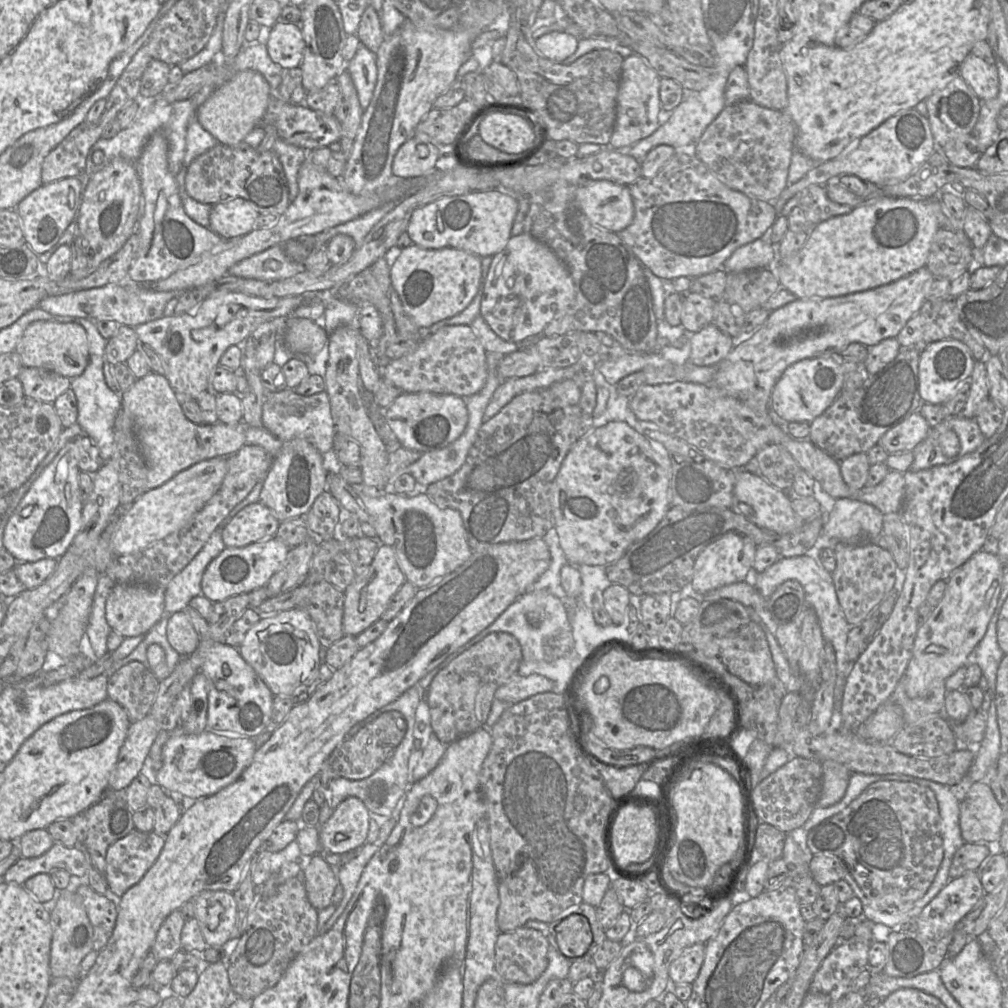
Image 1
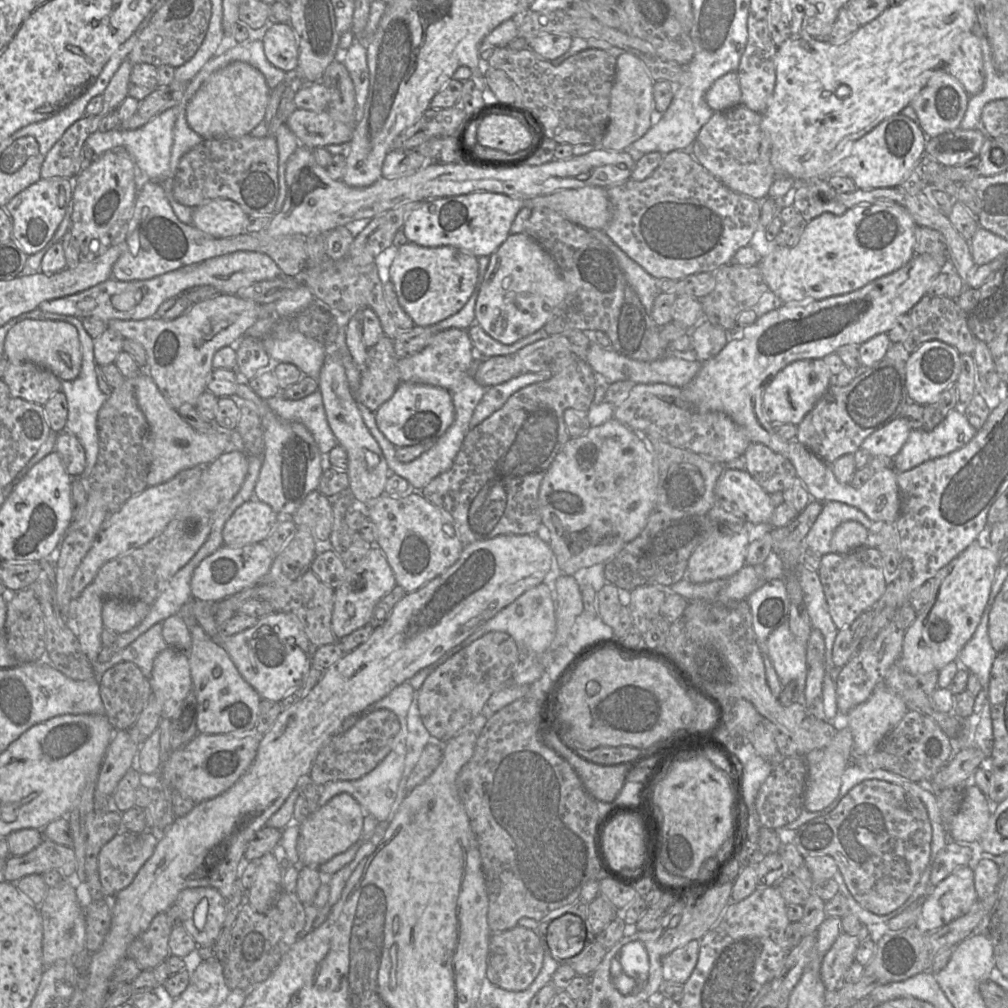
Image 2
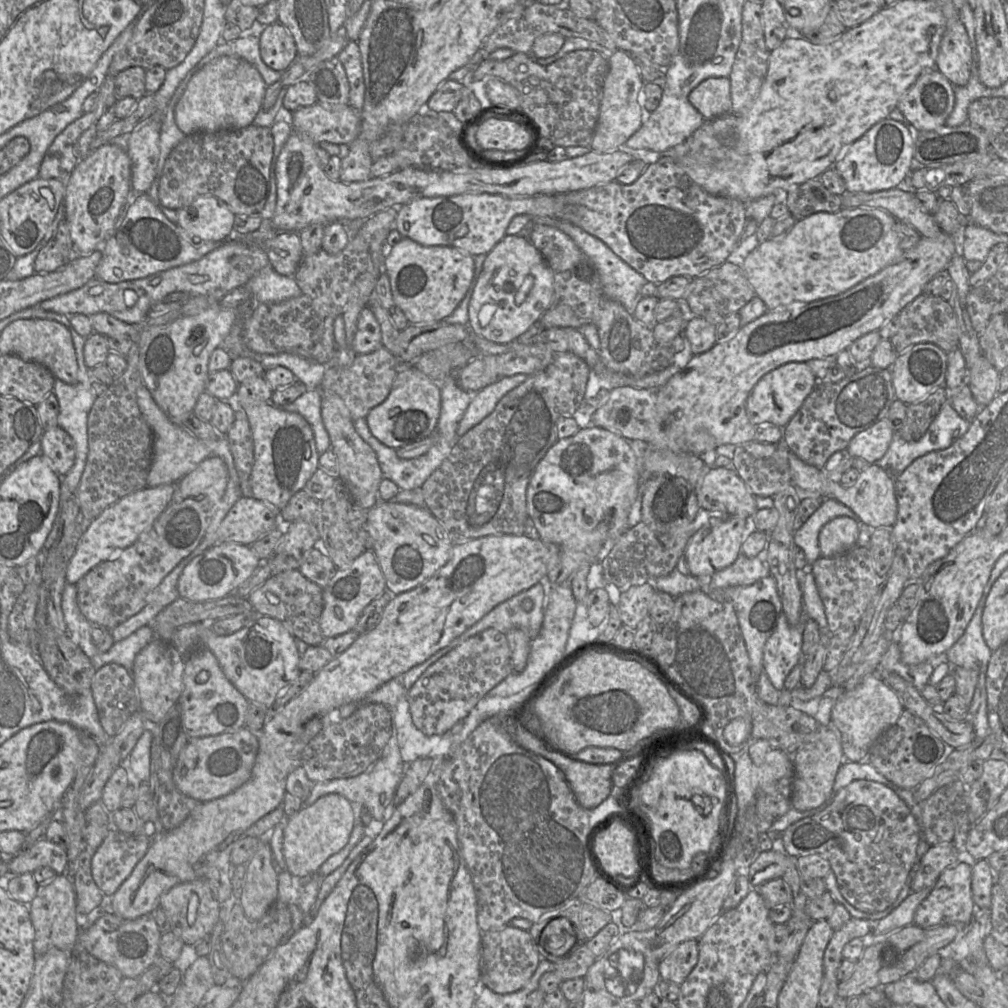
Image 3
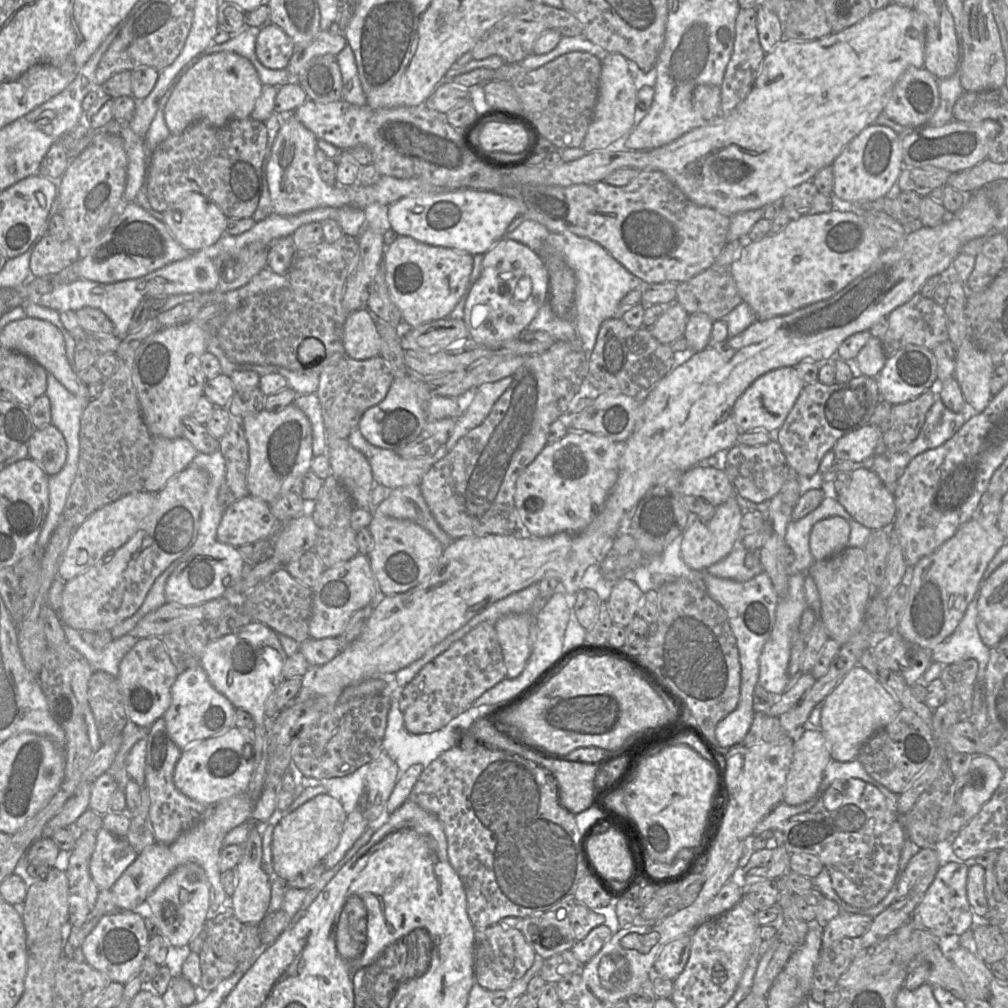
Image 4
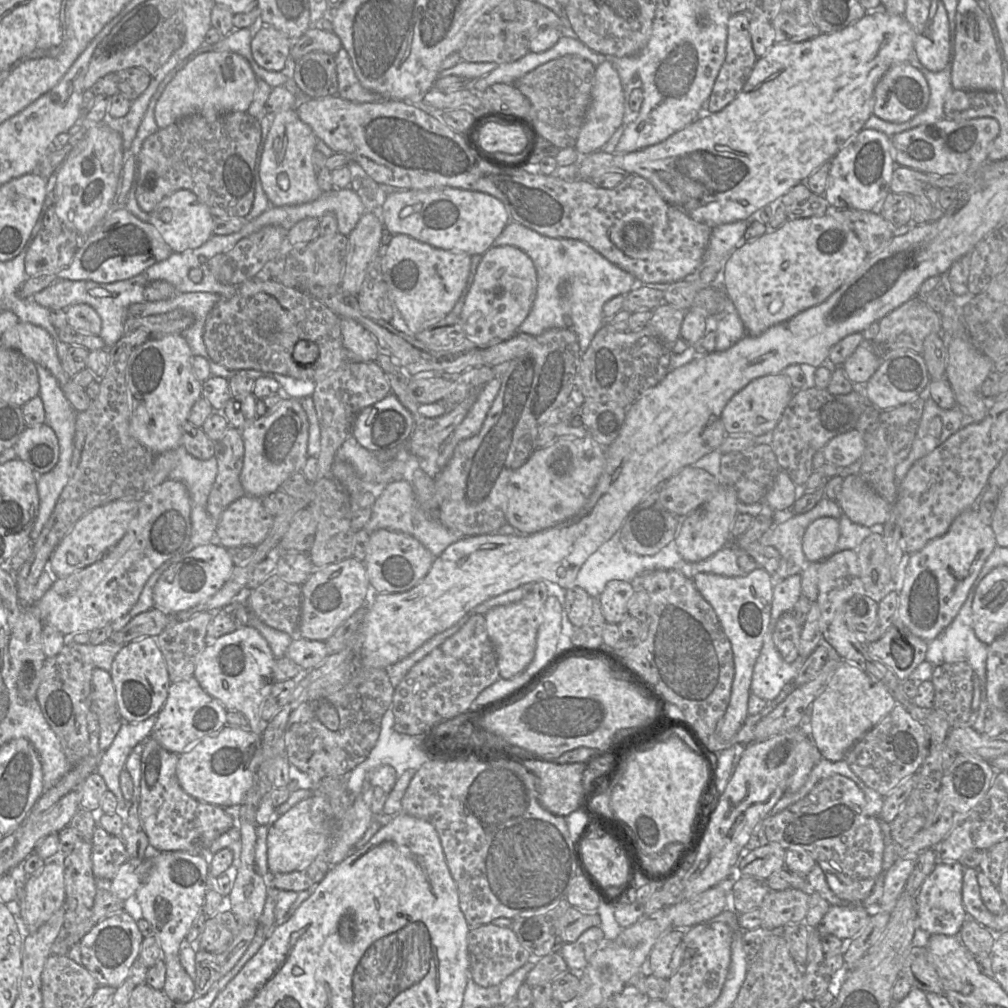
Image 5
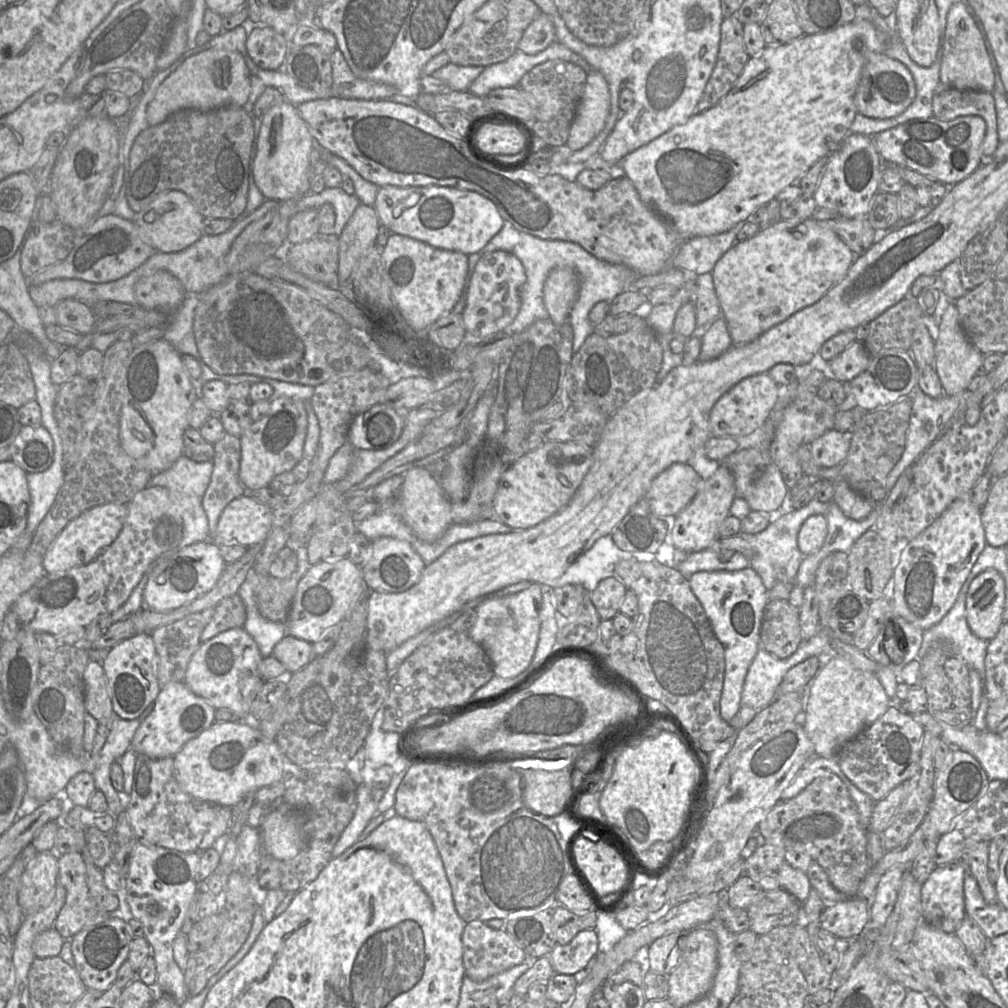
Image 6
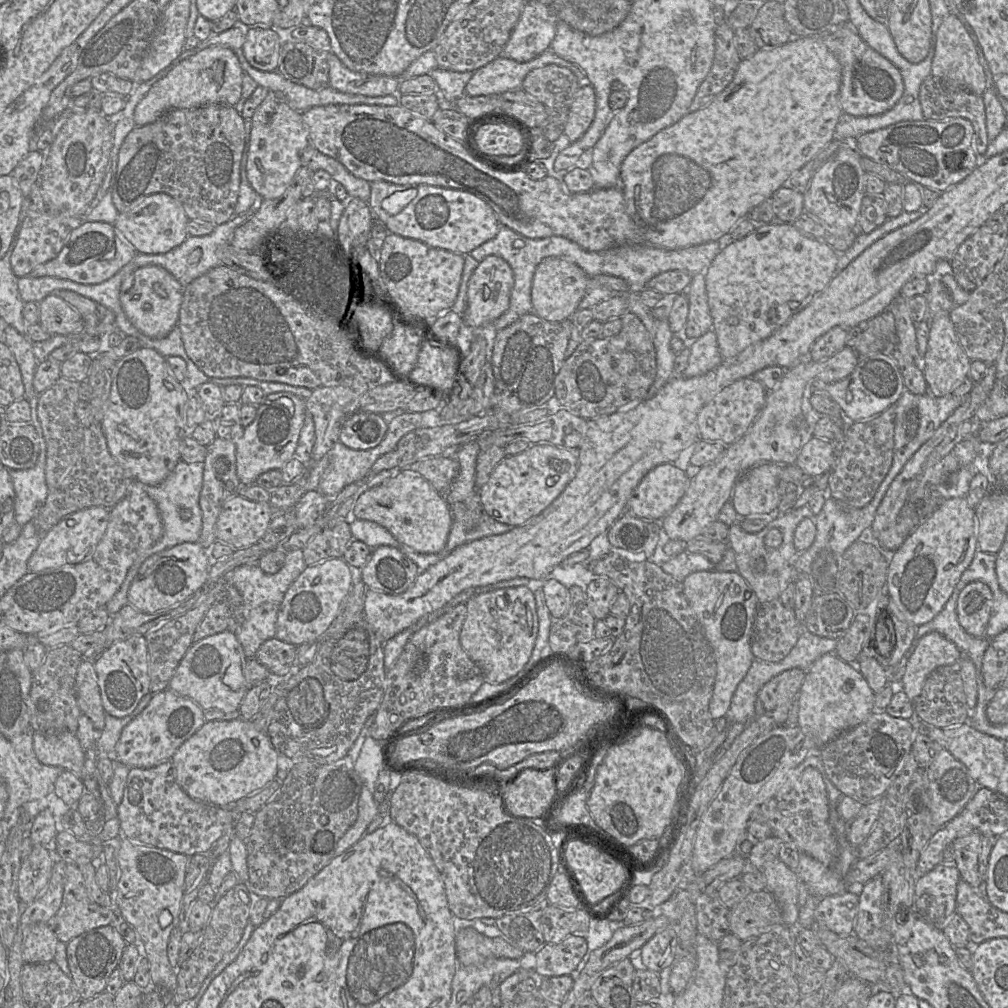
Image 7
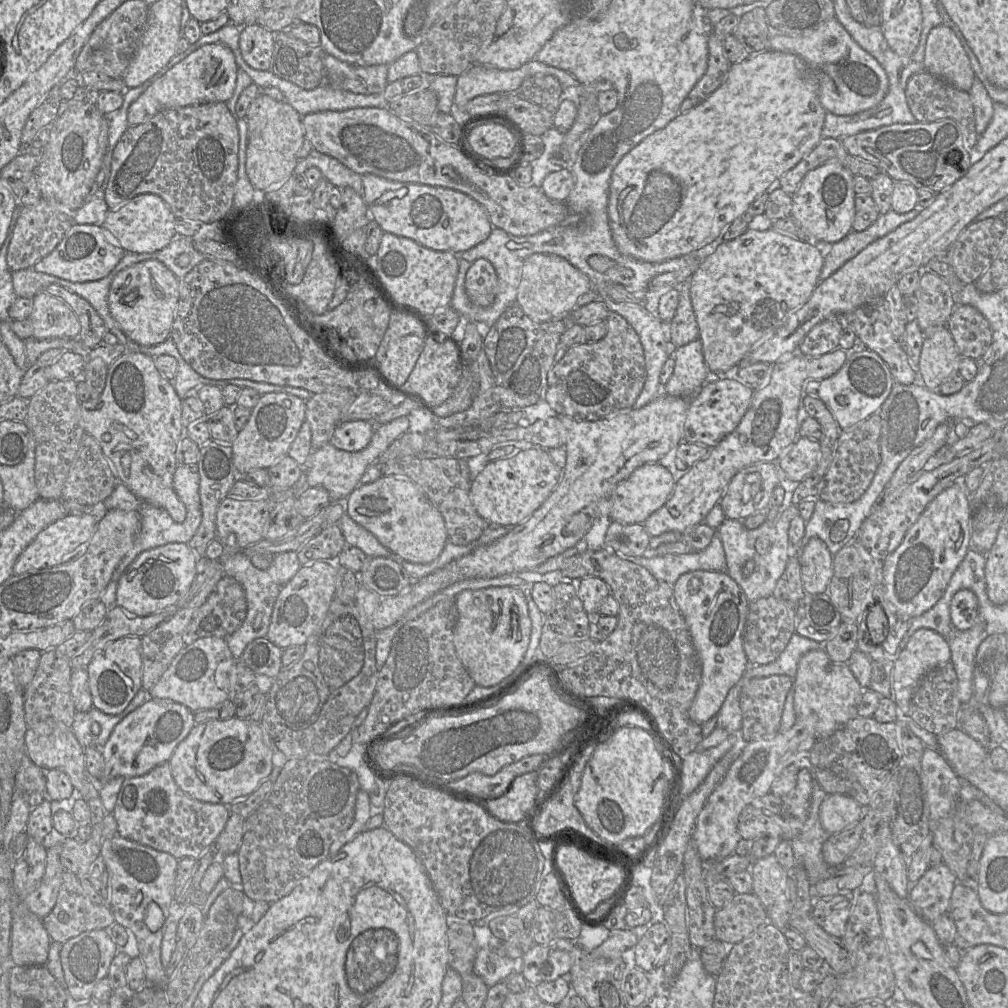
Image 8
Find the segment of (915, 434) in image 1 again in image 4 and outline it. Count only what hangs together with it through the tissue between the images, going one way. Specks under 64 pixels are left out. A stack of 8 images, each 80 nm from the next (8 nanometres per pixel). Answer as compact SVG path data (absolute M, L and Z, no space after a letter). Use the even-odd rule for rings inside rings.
M866 425L854 430L836 441L831 450L836 461L861 462L873 458L877 453L883 454L881 430L873 425Z

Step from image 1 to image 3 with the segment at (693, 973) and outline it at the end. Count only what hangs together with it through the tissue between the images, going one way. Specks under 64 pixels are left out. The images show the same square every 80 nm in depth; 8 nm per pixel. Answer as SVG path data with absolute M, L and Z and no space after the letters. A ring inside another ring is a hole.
M687 940L680 943L659 963L660 979L682 984L698 959L698 941Z

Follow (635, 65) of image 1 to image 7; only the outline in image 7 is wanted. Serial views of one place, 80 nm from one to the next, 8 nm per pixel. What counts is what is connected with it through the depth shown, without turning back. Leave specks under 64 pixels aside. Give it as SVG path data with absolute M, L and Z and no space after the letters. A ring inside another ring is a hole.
M591 84L582 86L571 104L564 134L570 142L580 139L593 122L596 111L596 94Z

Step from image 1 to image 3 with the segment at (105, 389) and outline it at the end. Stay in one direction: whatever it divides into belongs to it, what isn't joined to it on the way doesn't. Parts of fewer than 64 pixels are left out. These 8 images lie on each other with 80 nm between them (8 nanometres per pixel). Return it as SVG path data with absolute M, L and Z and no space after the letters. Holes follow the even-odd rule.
M68 327L72 340L74 349L76 352L76 359L78 364L78 376L76 384L68 384L63 382L60 379L55 379L53 394L58 399L59 402L59 415L58 415L58 426L64 429L73 439L75 444L75 461L72 468L61 477L61 486L60 486L60 509L65 505L67 500L72 497L75 490L77 489L81 476L84 471L86 464L86 459L88 455L88 436L87 436L87 419L88 414L93 406L94 401L97 399L97 395L92 389L91 381L91 369L88 368L84 361L84 344L86 338L78 334L73 327Z

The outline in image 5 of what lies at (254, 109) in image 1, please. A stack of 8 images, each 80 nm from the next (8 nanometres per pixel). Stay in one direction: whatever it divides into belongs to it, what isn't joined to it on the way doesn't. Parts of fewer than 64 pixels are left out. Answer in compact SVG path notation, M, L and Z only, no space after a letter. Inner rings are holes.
M228 51L202 53L189 61L166 86L155 106L155 122L163 129L194 114L216 117L226 112L247 112L256 87L257 76L242 55Z

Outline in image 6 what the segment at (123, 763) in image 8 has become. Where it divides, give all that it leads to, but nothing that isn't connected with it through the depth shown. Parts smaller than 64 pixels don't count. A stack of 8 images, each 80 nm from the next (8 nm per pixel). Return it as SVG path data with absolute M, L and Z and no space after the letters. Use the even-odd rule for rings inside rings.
M184 681L163 686L153 702L153 709L136 730L131 749L151 759L174 757L191 739L215 723L216 709L195 694Z

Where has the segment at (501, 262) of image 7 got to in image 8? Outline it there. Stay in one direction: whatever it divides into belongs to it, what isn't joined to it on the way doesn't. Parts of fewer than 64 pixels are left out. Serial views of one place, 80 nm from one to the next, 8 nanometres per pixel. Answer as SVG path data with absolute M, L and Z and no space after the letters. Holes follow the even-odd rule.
M479 258L472 262L466 273L465 288L475 305L488 307L494 303L498 291L498 276L490 261Z

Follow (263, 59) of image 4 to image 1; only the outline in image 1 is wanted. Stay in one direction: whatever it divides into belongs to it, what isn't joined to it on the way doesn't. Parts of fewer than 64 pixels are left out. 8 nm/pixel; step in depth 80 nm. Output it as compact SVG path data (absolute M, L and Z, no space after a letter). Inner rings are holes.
M277 22L270 28L266 46L271 59L285 69L299 67L305 48L300 24Z

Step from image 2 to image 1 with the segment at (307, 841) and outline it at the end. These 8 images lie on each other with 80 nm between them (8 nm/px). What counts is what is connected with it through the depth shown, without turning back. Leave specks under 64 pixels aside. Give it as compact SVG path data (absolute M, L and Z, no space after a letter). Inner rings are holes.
M347 797L333 811L331 817L318 825L319 842L333 854L359 850L369 830L369 810L357 797Z

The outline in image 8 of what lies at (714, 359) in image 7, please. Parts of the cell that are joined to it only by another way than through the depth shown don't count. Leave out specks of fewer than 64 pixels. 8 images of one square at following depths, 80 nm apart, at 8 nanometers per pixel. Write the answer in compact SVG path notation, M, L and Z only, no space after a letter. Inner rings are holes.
M695 339L677 347L670 355L674 359L672 376L662 387L662 393L669 396L692 398L712 377L704 361L702 343Z

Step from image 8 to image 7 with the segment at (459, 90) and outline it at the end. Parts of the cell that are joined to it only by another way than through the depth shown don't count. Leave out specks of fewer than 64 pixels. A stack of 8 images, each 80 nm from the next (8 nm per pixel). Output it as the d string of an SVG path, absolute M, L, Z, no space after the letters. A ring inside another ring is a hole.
M549 48L527 62L517 62L500 55L473 72L465 87L465 94L469 96L501 95L507 91L519 90L530 71L550 64L570 69L580 83L586 81L586 75L578 64L558 56Z

